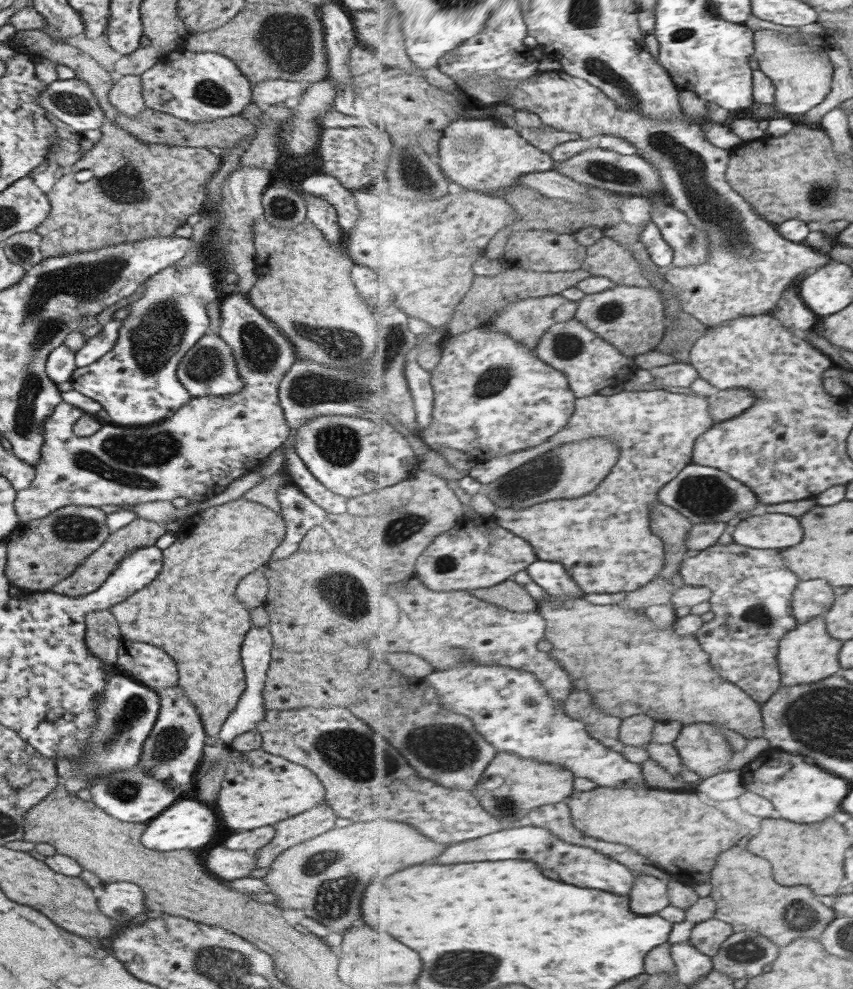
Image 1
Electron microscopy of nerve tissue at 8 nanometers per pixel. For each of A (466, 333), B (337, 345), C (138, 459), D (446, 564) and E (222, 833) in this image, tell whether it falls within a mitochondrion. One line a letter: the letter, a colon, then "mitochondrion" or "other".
A: other
B: mitochondrion
C: mitochondrion
D: mitochondrion
E: other

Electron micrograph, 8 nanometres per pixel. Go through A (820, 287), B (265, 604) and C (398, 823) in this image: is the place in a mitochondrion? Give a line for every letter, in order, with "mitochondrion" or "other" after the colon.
A: other
B: other
C: other

